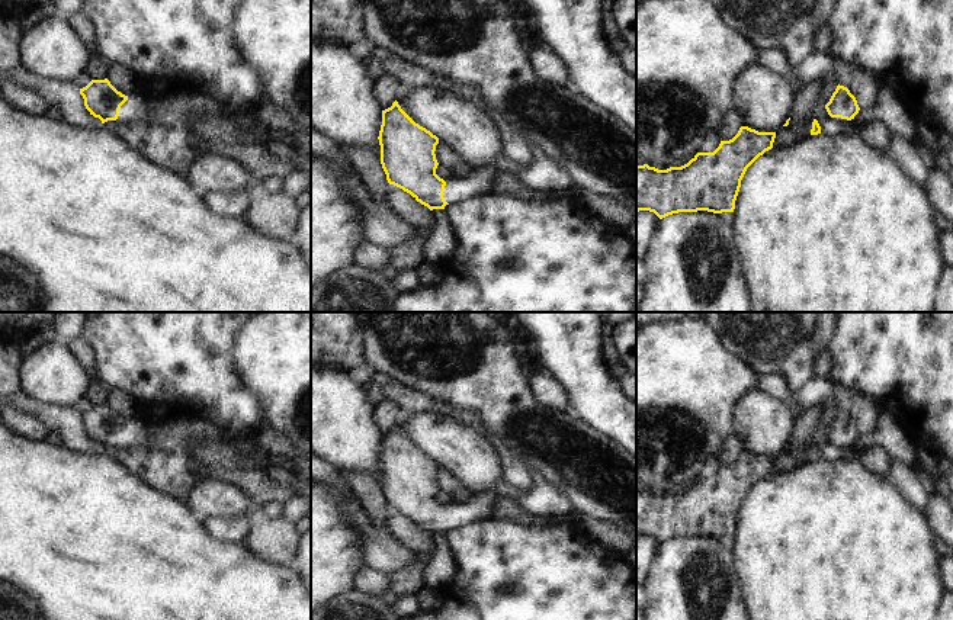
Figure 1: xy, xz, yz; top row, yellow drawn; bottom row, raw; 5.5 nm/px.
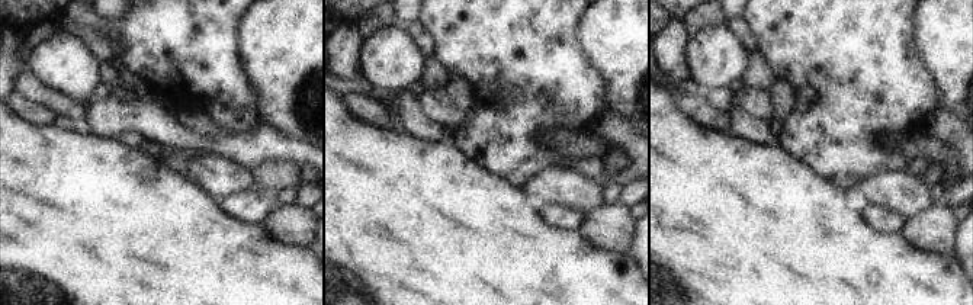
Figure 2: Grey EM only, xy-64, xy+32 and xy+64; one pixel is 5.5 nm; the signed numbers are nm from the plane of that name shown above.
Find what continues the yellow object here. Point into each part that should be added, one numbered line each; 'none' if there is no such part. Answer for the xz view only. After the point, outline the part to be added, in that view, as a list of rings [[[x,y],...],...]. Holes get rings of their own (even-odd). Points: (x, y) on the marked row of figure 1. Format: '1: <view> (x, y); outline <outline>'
1: xz (478, 182); outline [[[487,164],[476,170],[471,170],[471,173],[463,179],[446,179],[443,192],[445,200],[452,205],[469,196],[482,196],[485,192],[491,190],[494,171],[495,167],[492,164]]]

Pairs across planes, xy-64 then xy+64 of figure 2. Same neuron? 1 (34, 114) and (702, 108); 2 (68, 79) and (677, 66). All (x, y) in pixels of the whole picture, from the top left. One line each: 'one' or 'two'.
1: one
2: two

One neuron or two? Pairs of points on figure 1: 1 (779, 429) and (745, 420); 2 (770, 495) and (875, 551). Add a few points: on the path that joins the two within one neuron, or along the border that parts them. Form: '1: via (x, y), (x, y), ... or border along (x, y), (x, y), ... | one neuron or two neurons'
1: via (770, 429), (754, 420) | one neuron
2: via (796, 521), (825, 551), (849, 551) | one neuron

